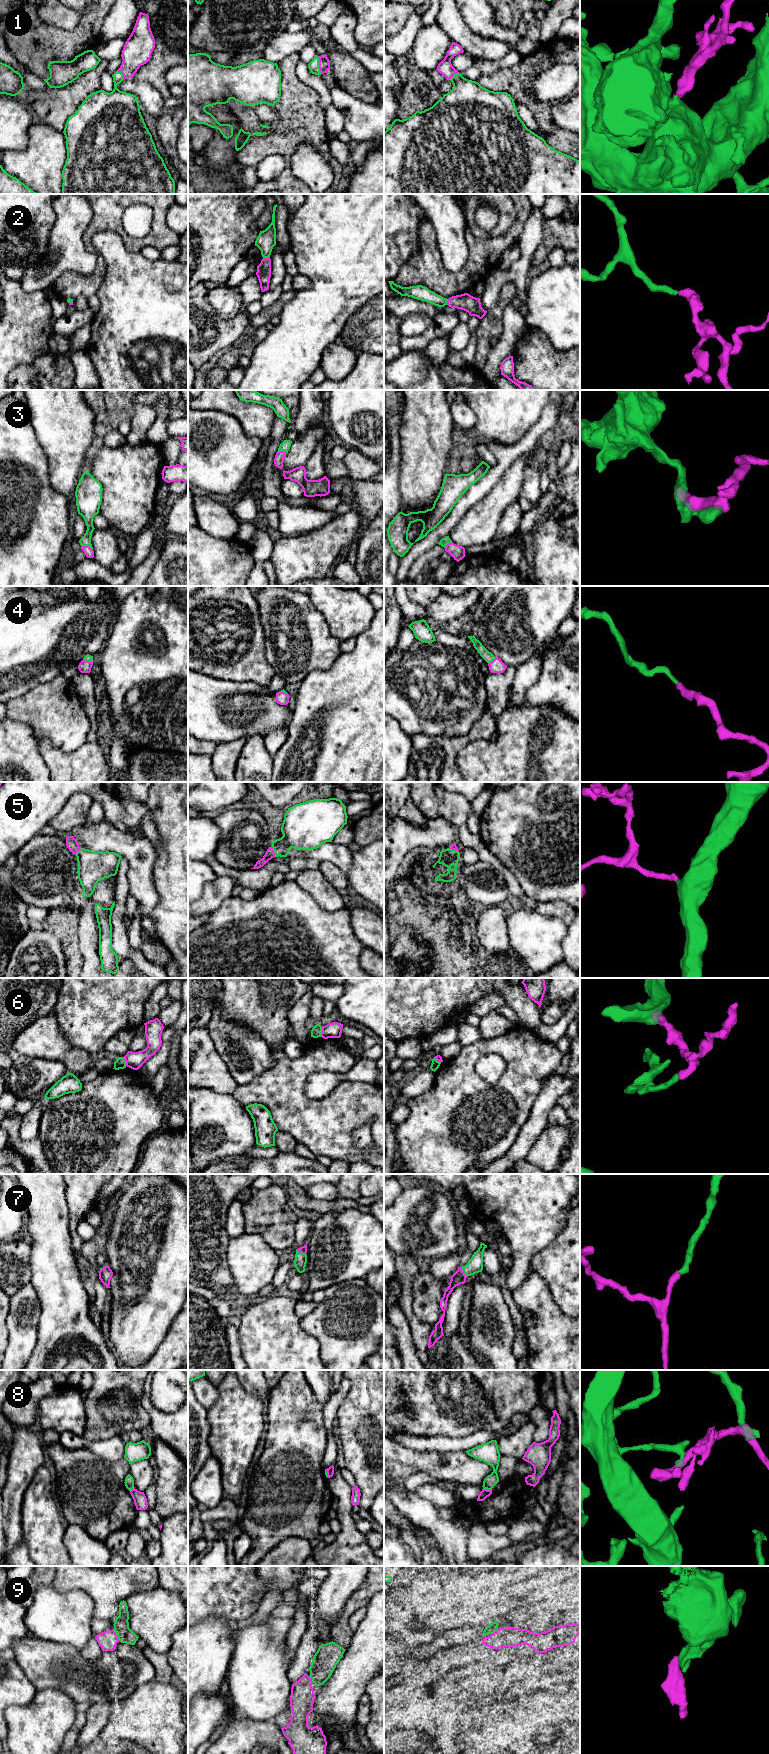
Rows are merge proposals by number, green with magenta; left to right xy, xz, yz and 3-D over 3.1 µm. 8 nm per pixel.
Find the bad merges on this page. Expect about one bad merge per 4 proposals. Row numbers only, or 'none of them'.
6, 8

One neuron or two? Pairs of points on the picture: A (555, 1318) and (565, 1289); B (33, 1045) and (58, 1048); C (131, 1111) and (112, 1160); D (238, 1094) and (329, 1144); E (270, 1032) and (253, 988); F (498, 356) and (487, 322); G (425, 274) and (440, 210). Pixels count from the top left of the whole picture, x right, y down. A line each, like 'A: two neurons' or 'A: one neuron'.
A: two neurons
B: one neuron
C: one neuron
D: one neuron
E: one neuron
F: two neurons
G: two neurons

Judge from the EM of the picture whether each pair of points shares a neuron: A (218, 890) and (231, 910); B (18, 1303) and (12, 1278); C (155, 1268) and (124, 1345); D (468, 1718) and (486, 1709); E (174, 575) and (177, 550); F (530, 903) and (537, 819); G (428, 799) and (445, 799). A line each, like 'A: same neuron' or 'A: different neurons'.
A: different neurons
B: different neurons
C: same neuron
D: same neuron
E: same neuron
F: different neurons
G: different neurons

